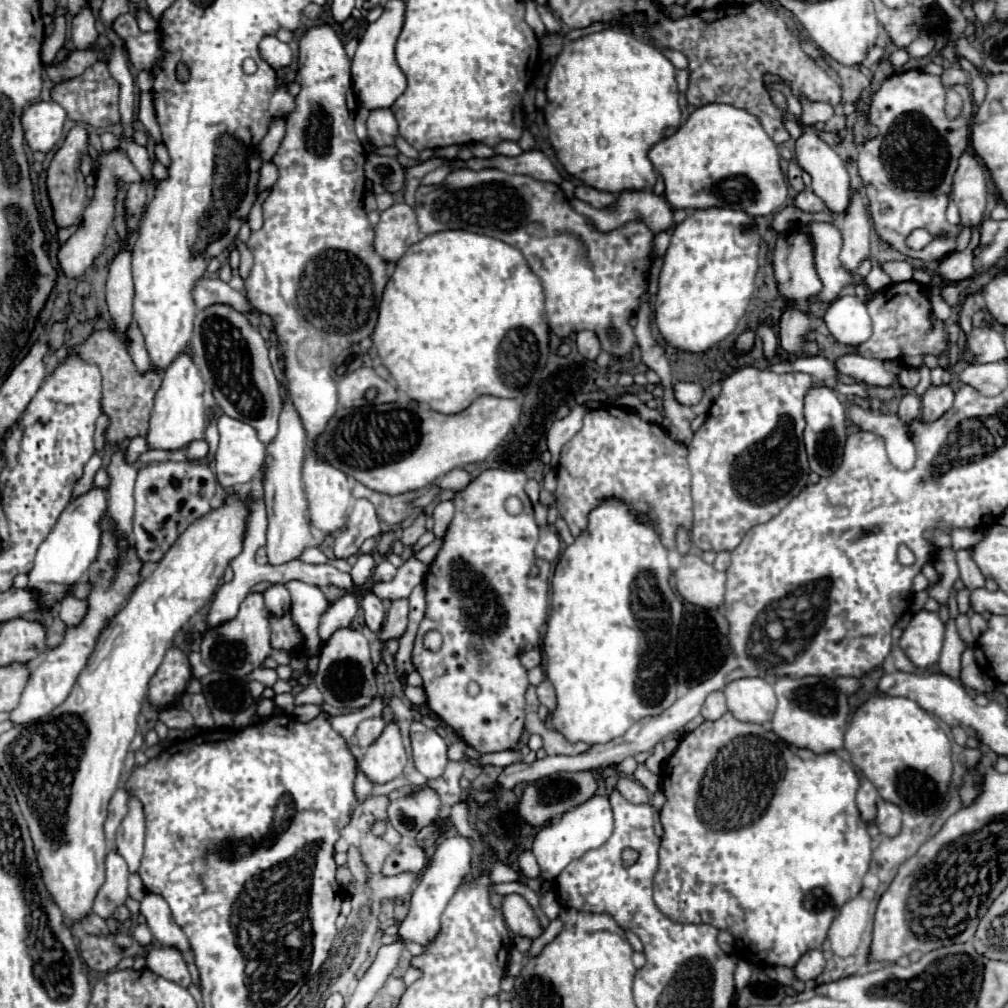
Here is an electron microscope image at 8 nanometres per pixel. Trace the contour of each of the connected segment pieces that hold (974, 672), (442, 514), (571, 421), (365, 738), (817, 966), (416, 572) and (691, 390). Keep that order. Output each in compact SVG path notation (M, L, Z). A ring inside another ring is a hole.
M966 651L964 657L962 657L962 671L960 671L960 681L980 693L988 693L990 687L984 683L982 675L980 675L980 669L976 665L976 659L974 659L974 653L972 651Z
M442 501L436 505L434 509L434 535L436 537L444 537L448 531L448 525L452 521L454 515L454 505L452 501Z
M576 405L564 419L558 419L550 425L548 429L548 437L546 437L546 445L548 445L548 451L552 453L552 463L556 465L558 463L558 455L562 451L562 445L566 441L570 441L580 429L582 429L582 419L588 411L588 405Z
M364 719L364 721L358 725L354 737L356 737L358 745L360 745L362 749L366 749L368 745L372 745L372 743L378 739L378 735L382 733L382 729L384 729L384 719Z
M820 949L808 951L806 955L802 955L802 959L796 963L794 967L794 977L800 981L808 981L808 979L816 979L824 969L824 955Z
M414 555L404 561L404 565L398 569L396 577L388 583L372 583L368 589L372 593L376 593L380 599L402 599L408 597L412 593L412 589L424 581L428 571L428 565L424 565L420 559L416 559Z
M680 381L680 383L674 385L674 397L682 405L696 405L696 403L700 403L702 395L704 395L704 387L700 383Z

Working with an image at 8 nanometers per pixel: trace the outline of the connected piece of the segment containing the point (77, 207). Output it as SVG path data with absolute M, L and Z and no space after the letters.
M76 125L70 129L64 145L58 149L58 153L54 155L50 167L48 167L48 195L50 195L50 201L52 201L52 207L54 207L54 219L58 223L58 227L68 227L72 223L78 221L78 217L82 215L82 211L86 209L86 203L88 203L88 197L86 197L86 183L80 181L82 179L82 173L80 173L80 163L82 163L82 157L88 153L88 129L82 127L82 125Z

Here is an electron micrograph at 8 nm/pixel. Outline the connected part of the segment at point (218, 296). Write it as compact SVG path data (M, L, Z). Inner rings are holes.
M216 277L198 279L198 283L194 287L194 303L198 309L206 309L212 303L226 303L242 313L248 313L252 309L252 305L244 297L244 293L234 291L228 283L220 281Z

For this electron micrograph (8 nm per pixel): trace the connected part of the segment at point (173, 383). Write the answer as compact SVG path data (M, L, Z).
M188 353L178 355L164 371L162 387L156 393L148 429L150 449L184 449L190 441L204 437L206 423L204 423L202 393L204 393L204 383L194 359Z

